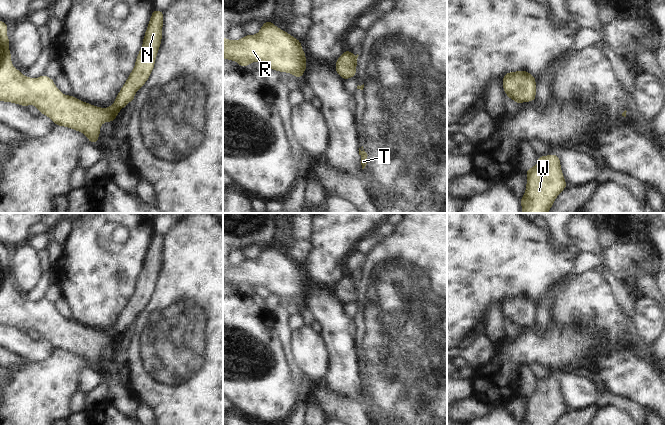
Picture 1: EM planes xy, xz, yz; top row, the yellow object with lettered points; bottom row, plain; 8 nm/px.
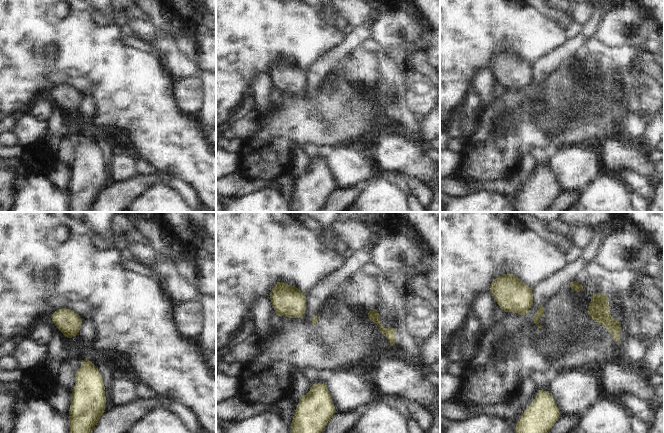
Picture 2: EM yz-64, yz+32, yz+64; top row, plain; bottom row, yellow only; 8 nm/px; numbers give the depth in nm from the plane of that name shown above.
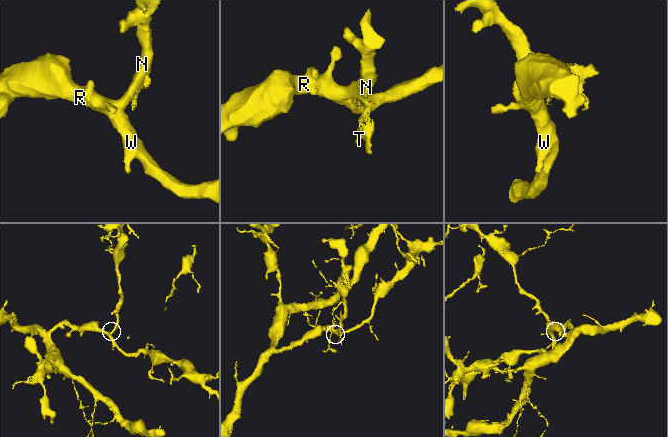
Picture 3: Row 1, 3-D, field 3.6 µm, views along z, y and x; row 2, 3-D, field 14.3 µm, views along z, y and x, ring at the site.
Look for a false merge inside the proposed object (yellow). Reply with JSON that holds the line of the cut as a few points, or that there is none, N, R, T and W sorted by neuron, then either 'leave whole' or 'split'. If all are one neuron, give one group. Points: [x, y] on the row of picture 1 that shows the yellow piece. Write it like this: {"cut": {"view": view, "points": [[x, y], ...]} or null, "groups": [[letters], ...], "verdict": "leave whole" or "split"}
{"cut": {"view": "yz", "points": [[514, 99], [522, 102]]}, "groups": [["N", "R", "W"], ["T"]], "verdict": "split"}

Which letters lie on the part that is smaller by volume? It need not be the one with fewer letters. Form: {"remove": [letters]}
{"remove": ["T"]}

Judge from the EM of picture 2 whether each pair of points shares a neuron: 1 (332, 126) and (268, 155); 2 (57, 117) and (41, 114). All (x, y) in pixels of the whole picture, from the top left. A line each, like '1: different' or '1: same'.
1: same
2: different

